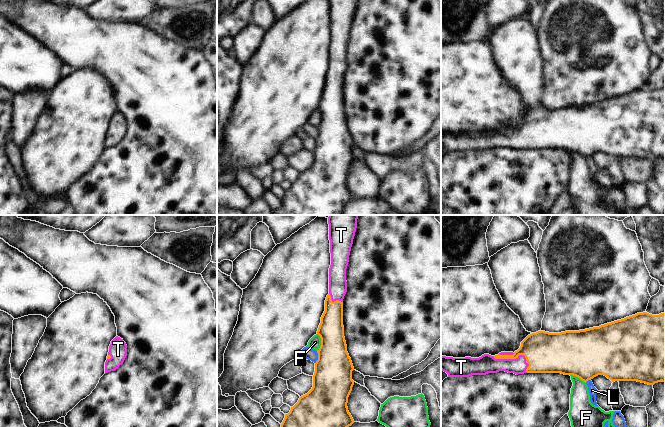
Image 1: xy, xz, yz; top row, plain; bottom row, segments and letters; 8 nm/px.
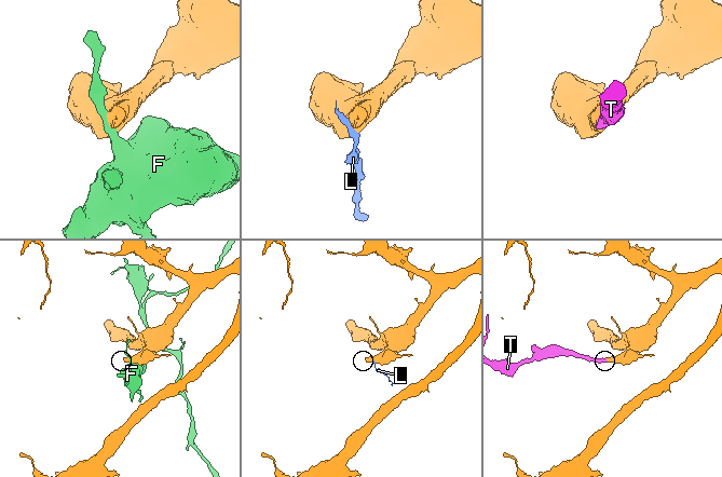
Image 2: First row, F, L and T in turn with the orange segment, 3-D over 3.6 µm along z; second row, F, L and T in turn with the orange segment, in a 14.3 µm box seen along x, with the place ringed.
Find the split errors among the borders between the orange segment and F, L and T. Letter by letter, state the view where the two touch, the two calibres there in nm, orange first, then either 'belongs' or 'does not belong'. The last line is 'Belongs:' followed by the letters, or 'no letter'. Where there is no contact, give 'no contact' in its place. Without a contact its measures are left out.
F: contact in xz; calibres 300 and 100 nm; does not belong
L: contact in xz; calibres 320 and 90 nm; does not belong
T: contact in yz; calibres 320 and 140 nm; belongs
Belongs: T

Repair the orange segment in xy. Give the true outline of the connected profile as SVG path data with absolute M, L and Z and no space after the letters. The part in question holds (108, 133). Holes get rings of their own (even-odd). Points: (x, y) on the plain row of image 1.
M116 112L109 122L107 136L105 138L105 149L115 147L123 140L127 132L127 121L120 113Z

